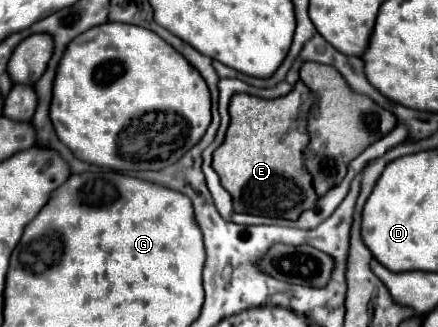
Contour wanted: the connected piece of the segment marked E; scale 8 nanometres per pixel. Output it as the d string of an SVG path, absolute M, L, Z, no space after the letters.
M302 81L278 99L260 99L246 93L230 99L230 127L224 143L214 151L212 167L220 175L222 187L232 195L234 211L298 219L302 211L314 207L318 195L302 163L302 149L308 143L306 117L312 101L312 91Z

